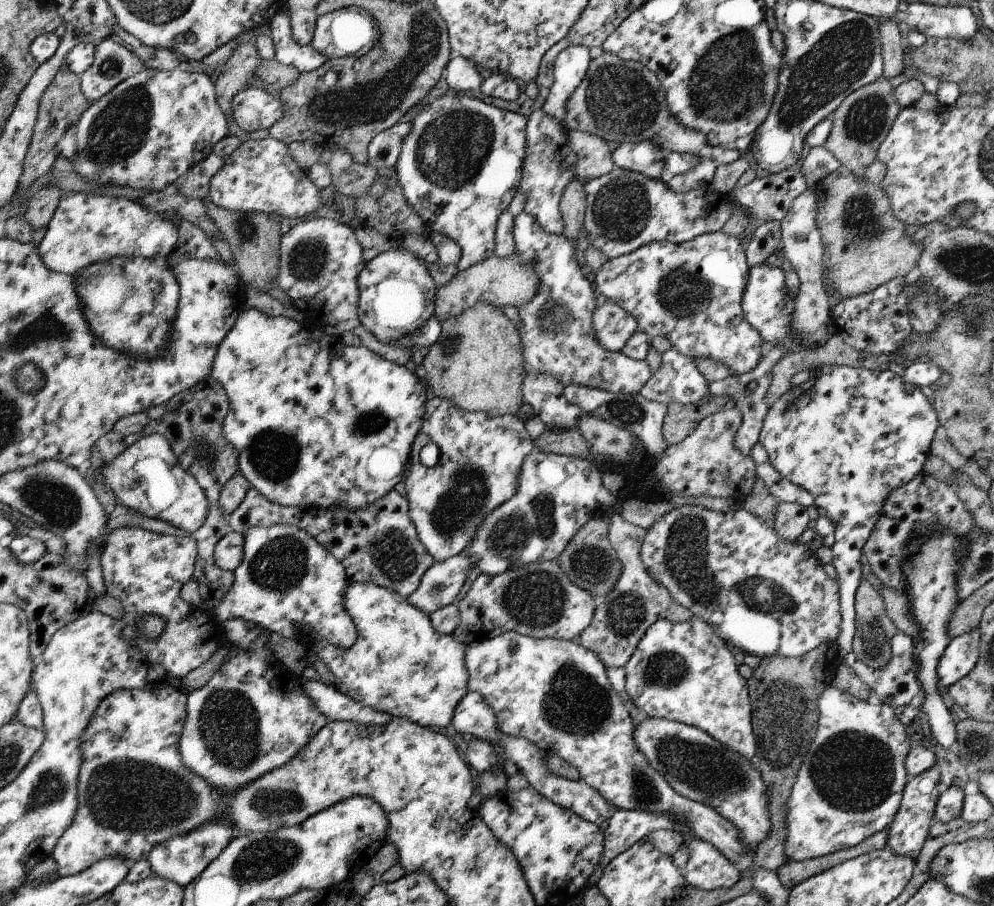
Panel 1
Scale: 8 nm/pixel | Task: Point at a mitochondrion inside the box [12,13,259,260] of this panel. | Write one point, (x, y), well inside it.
(117, 134)

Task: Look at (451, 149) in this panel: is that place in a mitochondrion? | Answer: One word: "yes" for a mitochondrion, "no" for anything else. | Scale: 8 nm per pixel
yes

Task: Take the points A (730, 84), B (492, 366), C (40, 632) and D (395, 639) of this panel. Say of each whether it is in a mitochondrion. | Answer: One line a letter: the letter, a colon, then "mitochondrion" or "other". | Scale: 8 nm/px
A: mitochondrion
B: other
C: other
D: other

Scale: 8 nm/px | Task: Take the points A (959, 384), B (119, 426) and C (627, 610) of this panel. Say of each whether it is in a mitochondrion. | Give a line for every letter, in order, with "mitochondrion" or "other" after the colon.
A: other
B: other
C: mitochondrion

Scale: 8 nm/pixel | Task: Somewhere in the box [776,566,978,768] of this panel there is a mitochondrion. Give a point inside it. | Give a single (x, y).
(873, 636)

